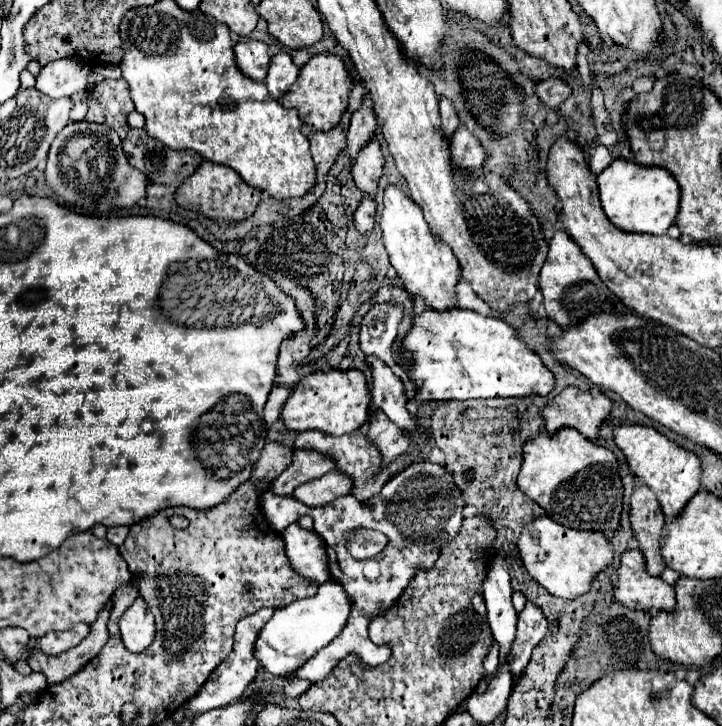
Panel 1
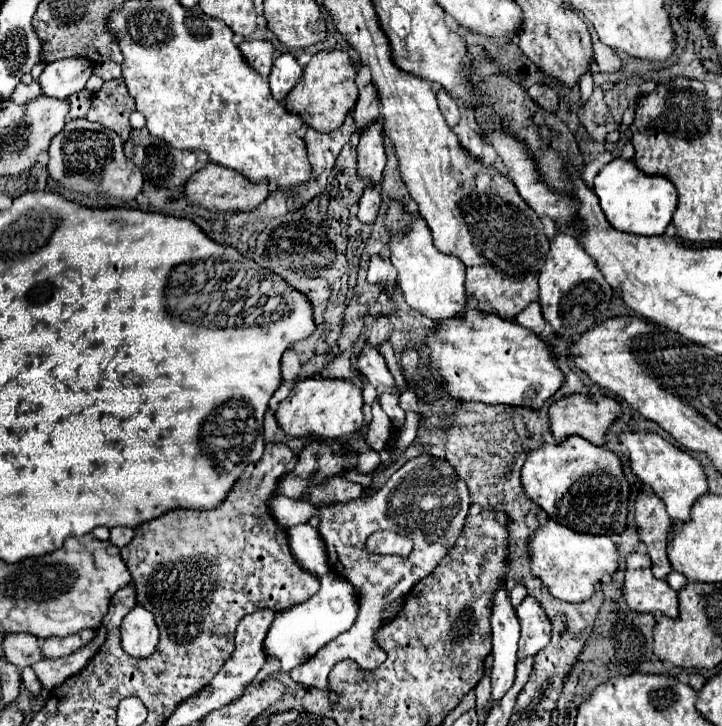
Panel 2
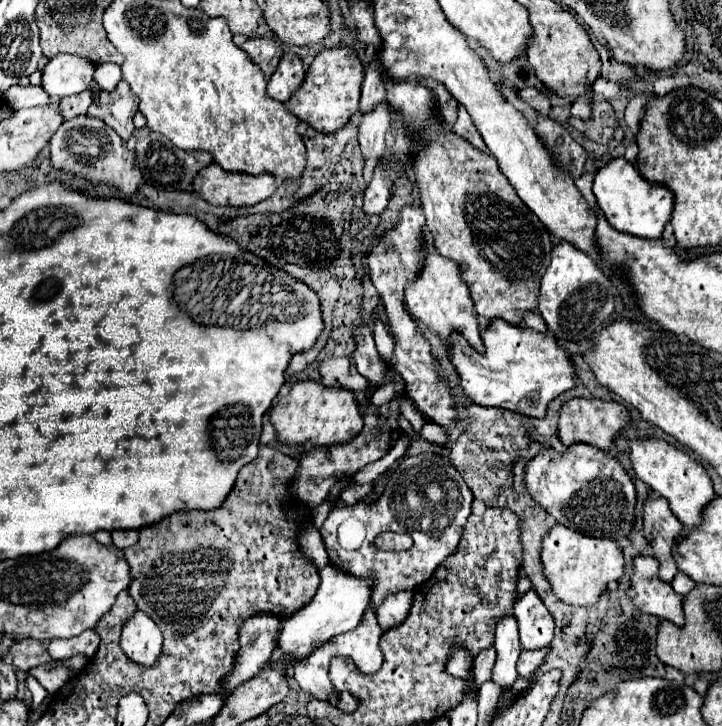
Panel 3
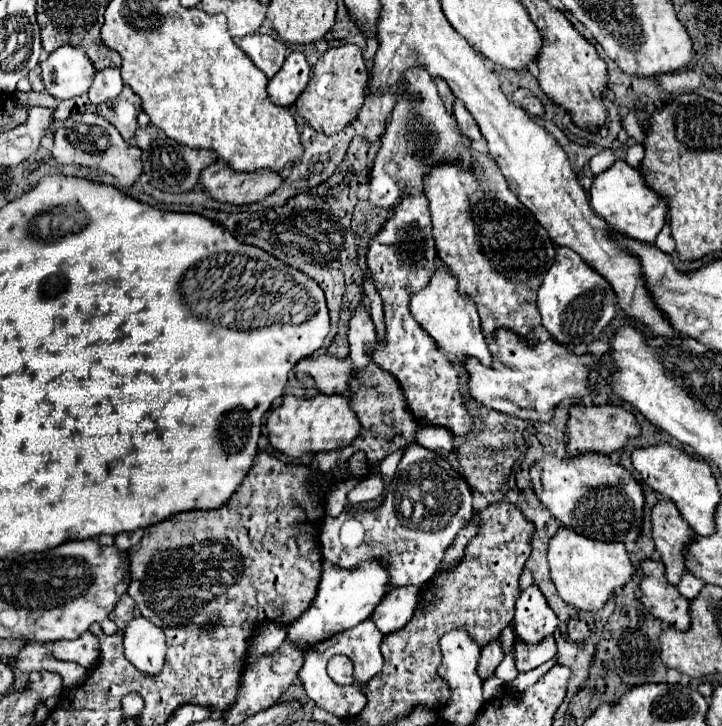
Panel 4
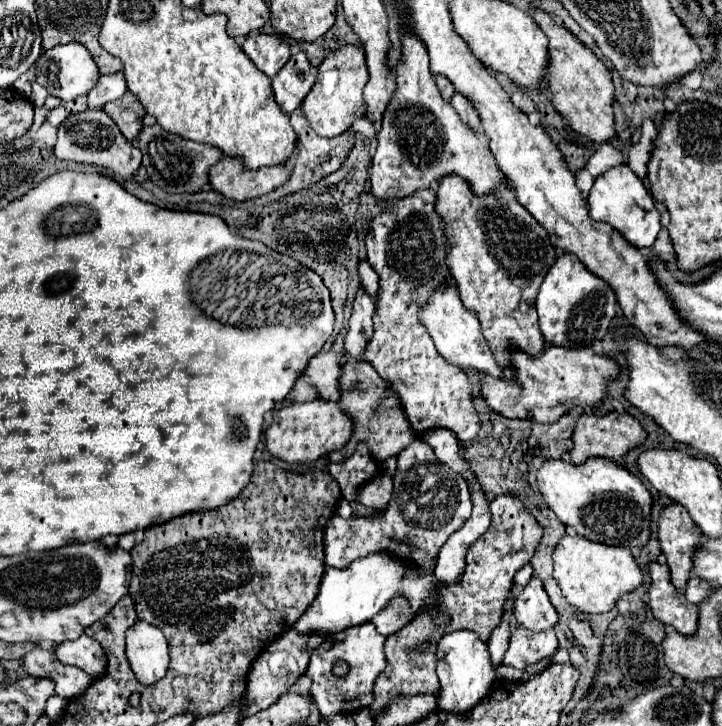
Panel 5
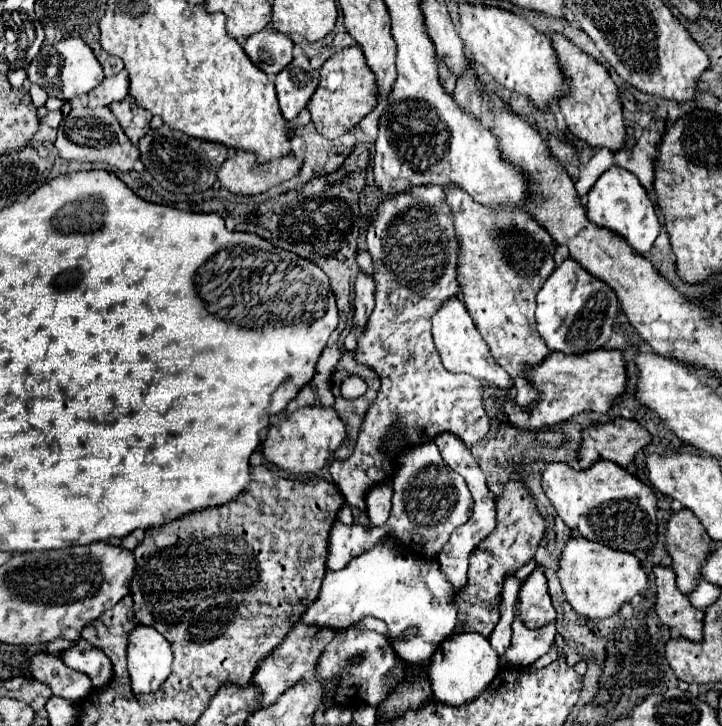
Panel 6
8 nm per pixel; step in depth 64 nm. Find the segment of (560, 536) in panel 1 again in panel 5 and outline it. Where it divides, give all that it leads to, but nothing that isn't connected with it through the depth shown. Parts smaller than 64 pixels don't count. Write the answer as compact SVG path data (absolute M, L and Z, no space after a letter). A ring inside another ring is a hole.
M570 534L562 536L554 550L554 578L558 580L564 598L586 614L610 612L622 594L636 590L644 582L642 568L628 548L612 548Z

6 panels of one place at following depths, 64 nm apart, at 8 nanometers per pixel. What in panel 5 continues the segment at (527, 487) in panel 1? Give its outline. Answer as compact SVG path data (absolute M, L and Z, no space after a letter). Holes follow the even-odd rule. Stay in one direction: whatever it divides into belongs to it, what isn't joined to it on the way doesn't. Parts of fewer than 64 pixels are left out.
M546 460L538 472L538 488L546 504L570 532L592 542L624 548L644 546L650 540L650 510L654 498L632 472L614 460L588 460L584 466Z

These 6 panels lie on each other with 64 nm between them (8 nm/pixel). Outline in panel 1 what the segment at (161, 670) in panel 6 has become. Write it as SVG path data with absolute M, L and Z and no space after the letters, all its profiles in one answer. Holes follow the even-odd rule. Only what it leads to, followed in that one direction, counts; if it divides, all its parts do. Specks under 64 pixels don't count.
M138 598L120 618L120 632L124 646L134 654L144 652L154 642L154 616L142 598Z

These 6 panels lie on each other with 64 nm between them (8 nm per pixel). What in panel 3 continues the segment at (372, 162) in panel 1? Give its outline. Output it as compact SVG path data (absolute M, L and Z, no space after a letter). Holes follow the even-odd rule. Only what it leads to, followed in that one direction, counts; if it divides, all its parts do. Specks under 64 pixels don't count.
M382 100L380 104L376 104L376 108L360 116L358 140L364 158L376 158L376 160L382 158L382 154L386 152L384 136L390 124L392 124L392 110L388 100Z

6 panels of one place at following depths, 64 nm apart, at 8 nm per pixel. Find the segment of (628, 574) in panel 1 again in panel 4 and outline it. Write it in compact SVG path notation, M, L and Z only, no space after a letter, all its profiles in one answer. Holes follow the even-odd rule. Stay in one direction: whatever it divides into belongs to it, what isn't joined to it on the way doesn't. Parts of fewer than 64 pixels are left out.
M656 560L642 562L642 604L644 608L658 620L678 628L690 628L690 602L676 590L676 586L668 584L664 576L664 564Z

